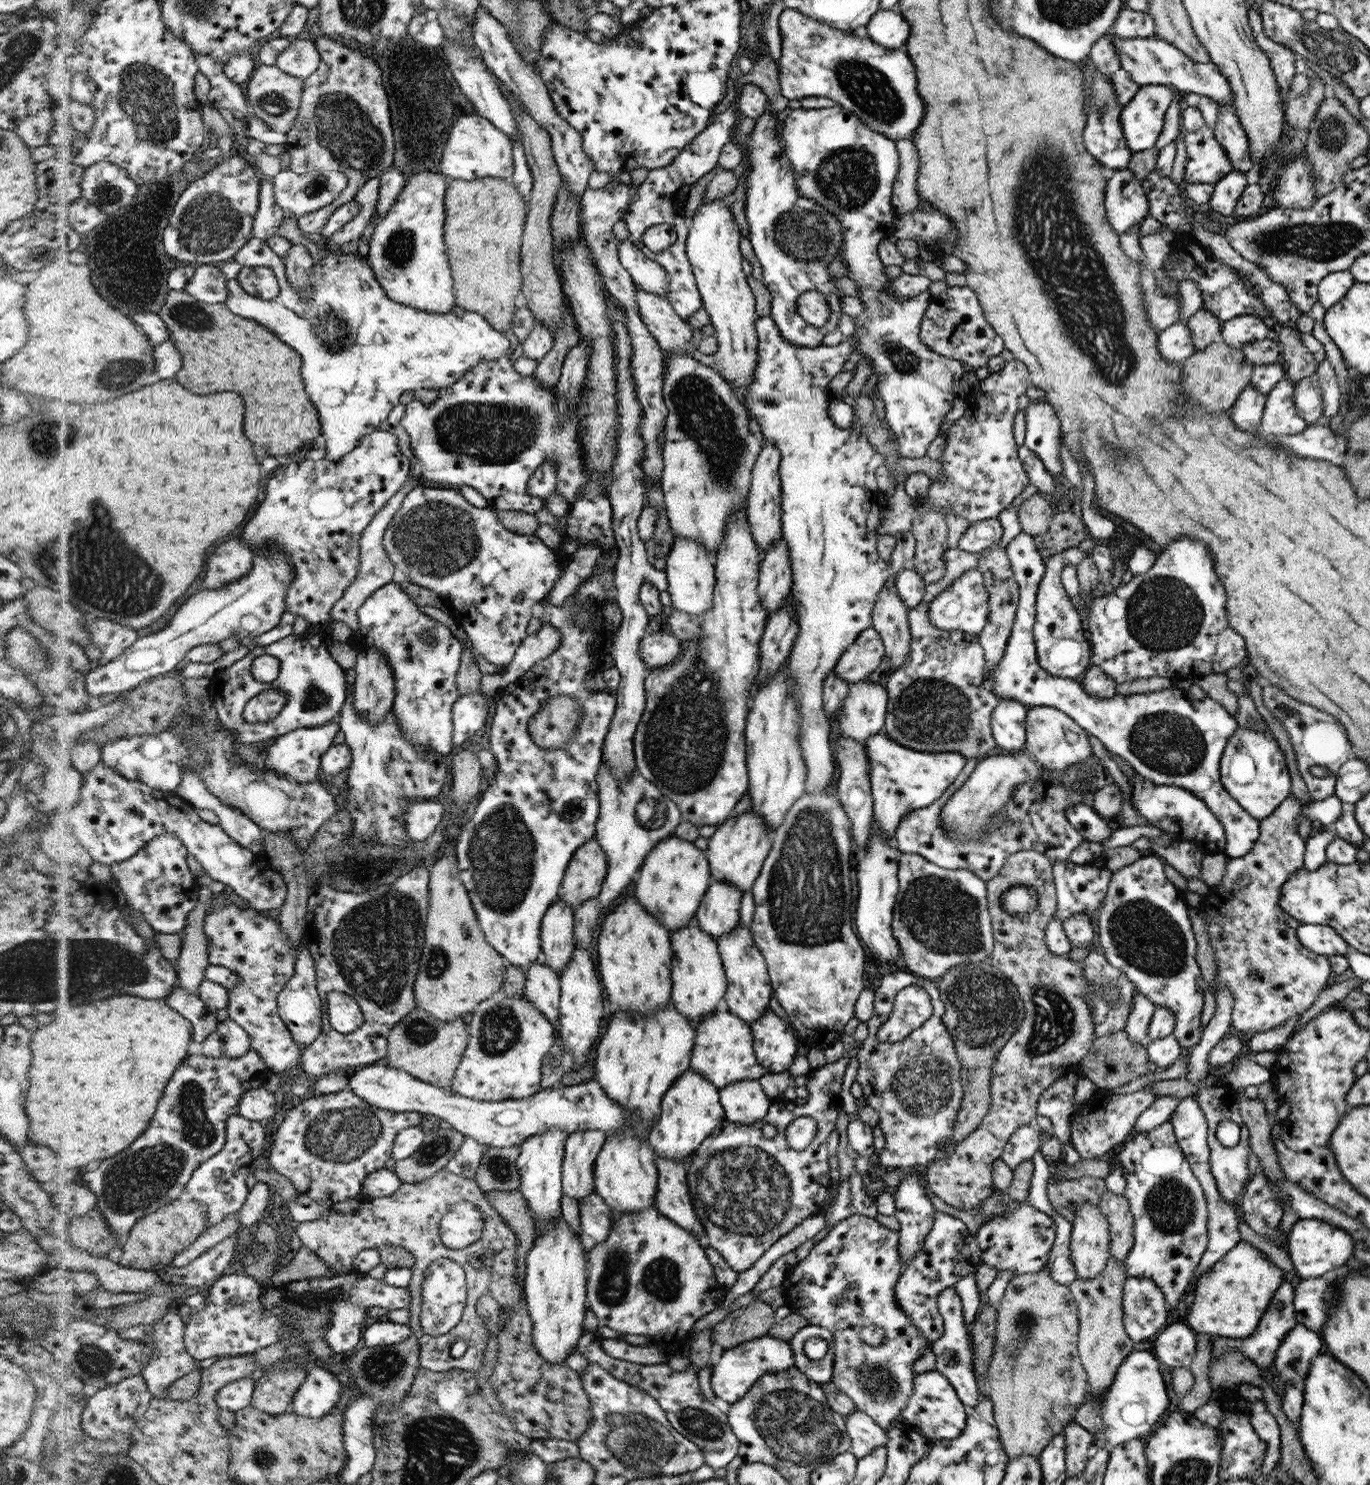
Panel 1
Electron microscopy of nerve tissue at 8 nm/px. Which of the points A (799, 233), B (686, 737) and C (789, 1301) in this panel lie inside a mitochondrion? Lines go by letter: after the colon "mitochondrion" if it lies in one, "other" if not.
A: mitochondrion
B: mitochondrion
C: other

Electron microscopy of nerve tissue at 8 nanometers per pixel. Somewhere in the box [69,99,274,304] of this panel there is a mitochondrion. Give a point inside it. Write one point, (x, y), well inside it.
(210, 223)

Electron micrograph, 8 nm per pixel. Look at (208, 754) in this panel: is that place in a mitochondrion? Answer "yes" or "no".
yes

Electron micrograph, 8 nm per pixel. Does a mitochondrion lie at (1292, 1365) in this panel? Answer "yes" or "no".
yes

